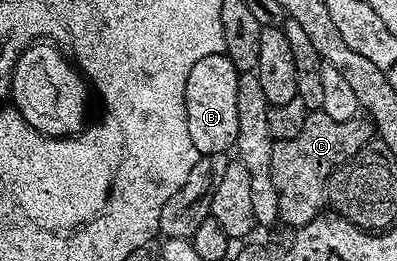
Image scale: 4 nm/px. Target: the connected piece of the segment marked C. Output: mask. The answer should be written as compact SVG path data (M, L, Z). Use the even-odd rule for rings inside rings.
M320 110L307 115L304 130L291 140L279 140L272 150L272 186L276 186L278 220L297 230L323 215L327 207L326 183L341 164L359 155L366 144L366 128L361 119L336 122ZM323 207L323 208L322 208Z

